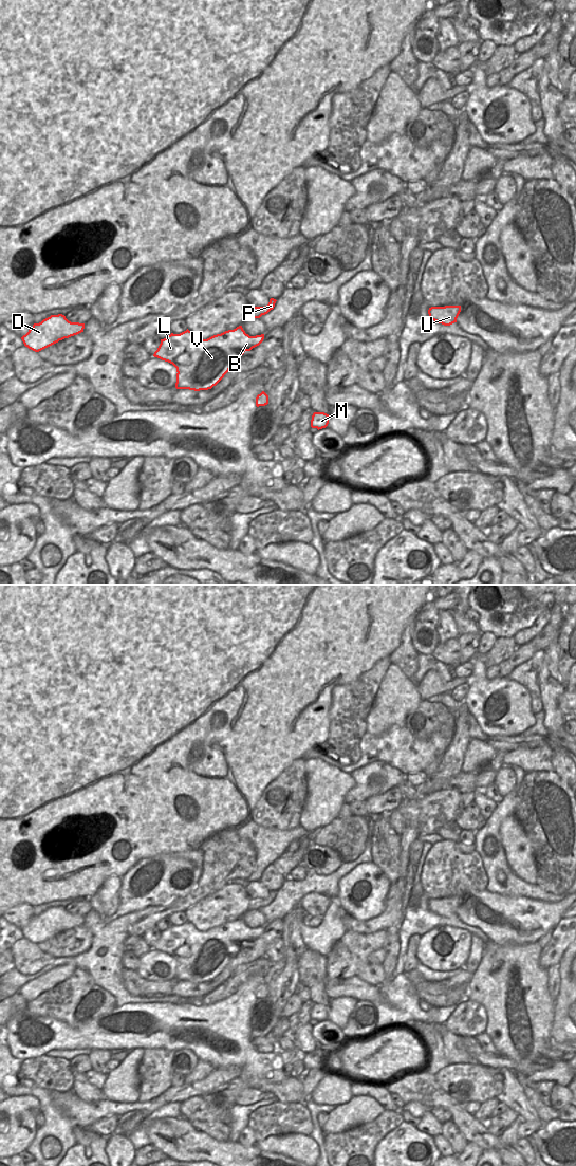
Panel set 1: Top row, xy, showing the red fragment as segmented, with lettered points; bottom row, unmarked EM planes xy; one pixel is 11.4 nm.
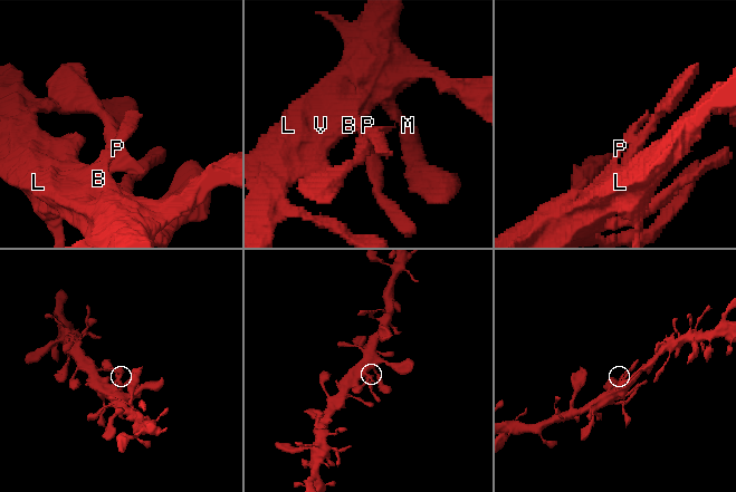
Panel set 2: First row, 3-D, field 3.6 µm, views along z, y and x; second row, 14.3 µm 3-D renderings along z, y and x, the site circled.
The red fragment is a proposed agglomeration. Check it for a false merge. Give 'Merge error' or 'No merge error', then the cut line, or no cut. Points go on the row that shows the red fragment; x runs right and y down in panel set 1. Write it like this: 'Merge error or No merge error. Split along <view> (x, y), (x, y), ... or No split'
No merge error. No split.

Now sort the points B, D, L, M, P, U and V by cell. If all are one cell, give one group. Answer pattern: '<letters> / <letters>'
B D L M P U V

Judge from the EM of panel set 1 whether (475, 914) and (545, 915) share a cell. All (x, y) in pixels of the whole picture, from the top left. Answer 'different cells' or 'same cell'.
same cell

